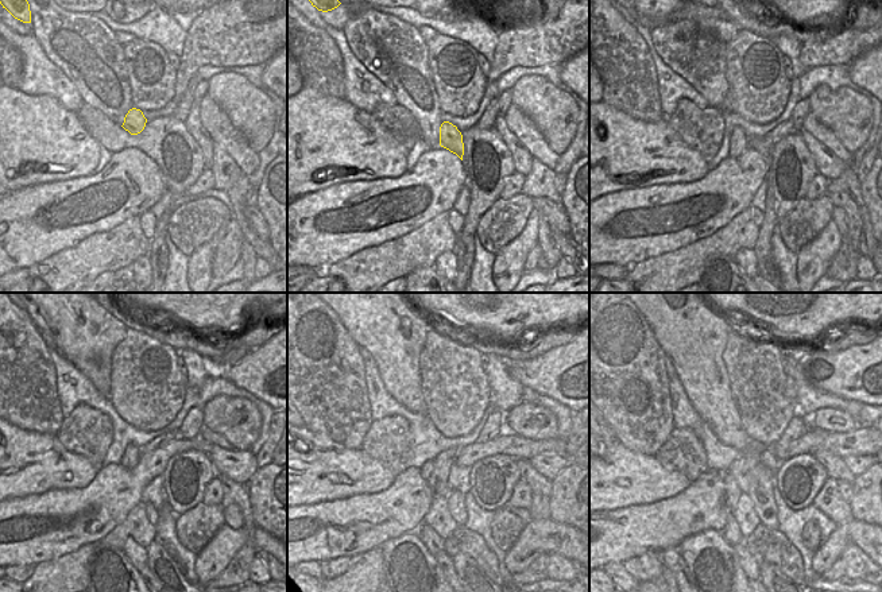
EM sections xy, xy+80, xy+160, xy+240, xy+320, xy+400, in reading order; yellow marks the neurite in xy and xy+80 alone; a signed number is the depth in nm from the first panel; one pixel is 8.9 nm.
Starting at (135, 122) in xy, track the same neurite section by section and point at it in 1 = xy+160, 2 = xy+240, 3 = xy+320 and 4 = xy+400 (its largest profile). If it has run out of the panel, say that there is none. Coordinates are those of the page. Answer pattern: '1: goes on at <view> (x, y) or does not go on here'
1: goes on at xy+160 (766, 264)
2: goes on at xy+240 (163, 567)
3: goes on at xy+320 (464, 565)
4: goes on at xy+400 (763, 567)

